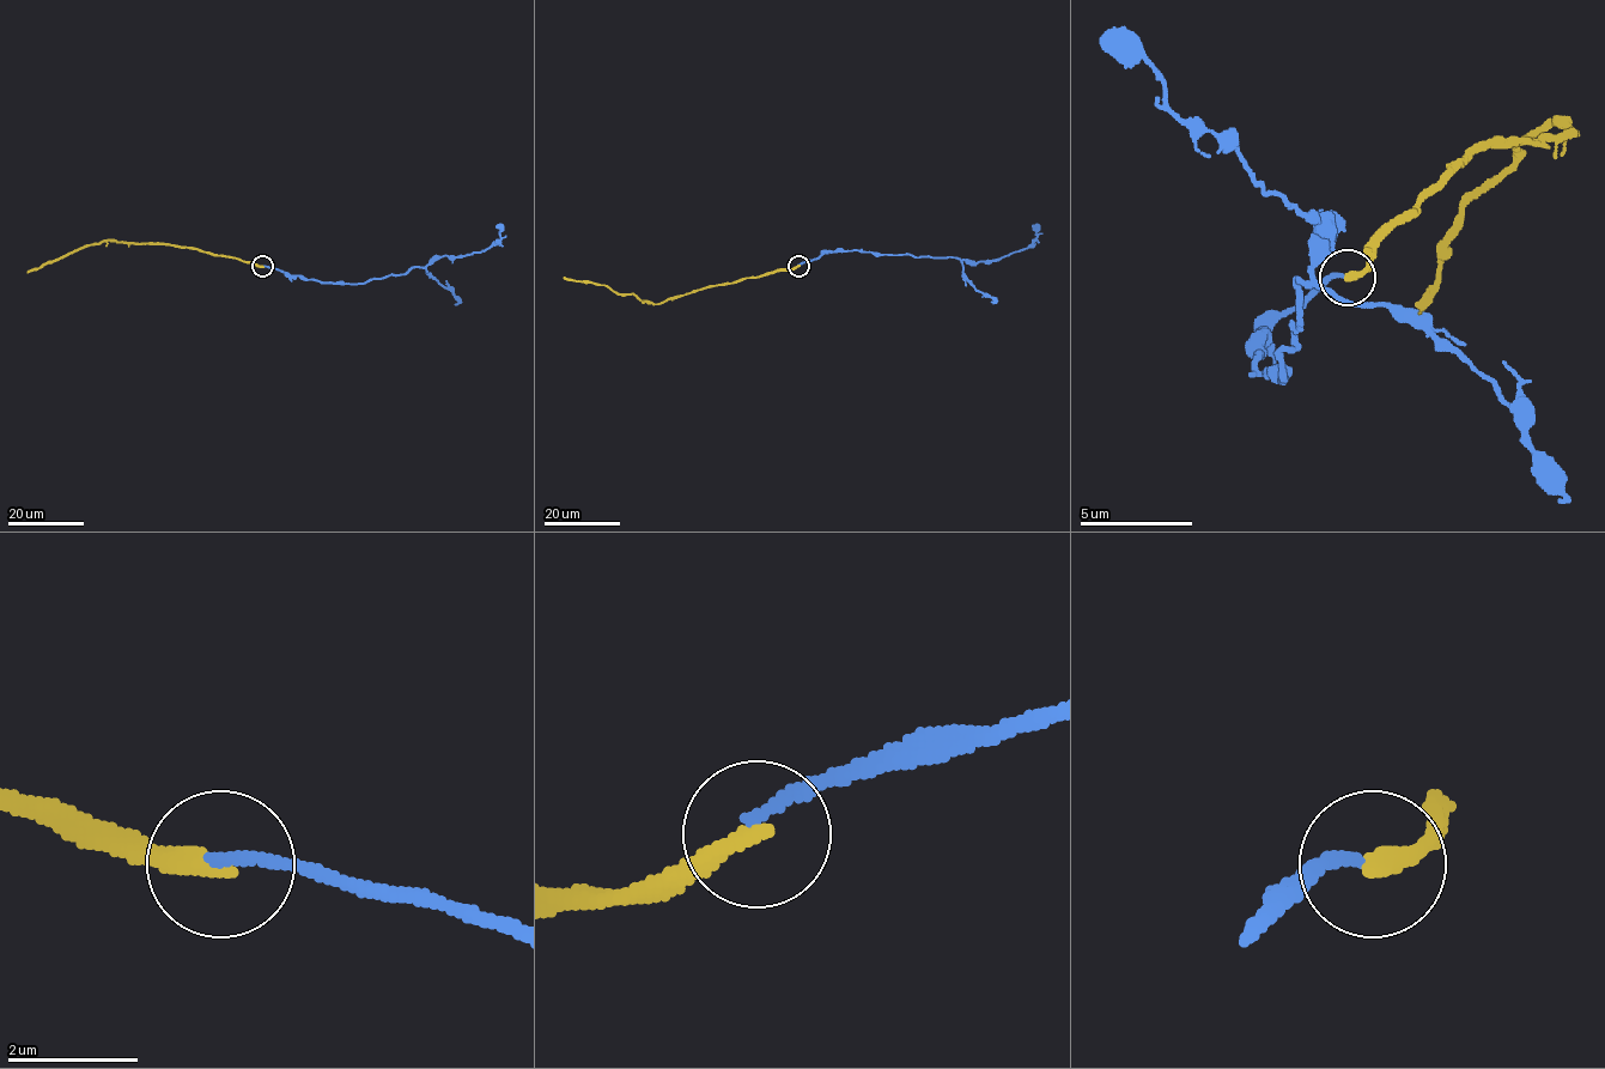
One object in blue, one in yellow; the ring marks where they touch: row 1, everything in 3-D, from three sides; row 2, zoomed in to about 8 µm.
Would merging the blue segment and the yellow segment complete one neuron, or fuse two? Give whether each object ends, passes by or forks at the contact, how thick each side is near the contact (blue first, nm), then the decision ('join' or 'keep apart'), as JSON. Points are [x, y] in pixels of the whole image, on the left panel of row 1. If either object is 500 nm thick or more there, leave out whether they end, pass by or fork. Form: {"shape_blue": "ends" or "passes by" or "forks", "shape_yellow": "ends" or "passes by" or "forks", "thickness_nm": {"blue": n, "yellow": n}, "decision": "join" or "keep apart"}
{"shape_blue": "ends", "shape_yellow": "ends", "thickness_nm": {"blue": 170, "yellow": 280}, "decision": "keep apart"}

